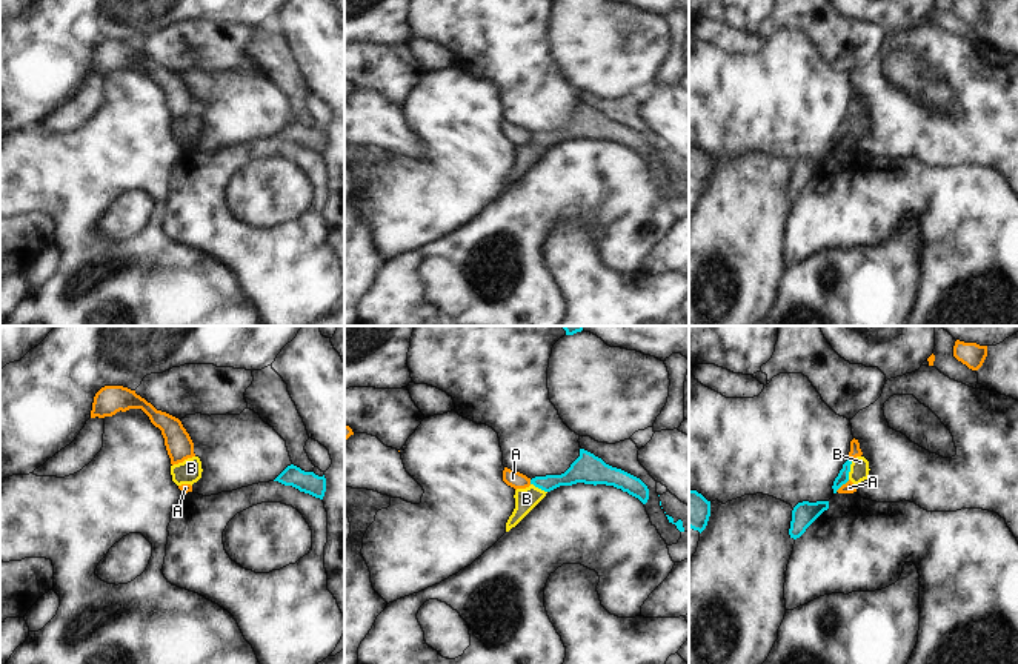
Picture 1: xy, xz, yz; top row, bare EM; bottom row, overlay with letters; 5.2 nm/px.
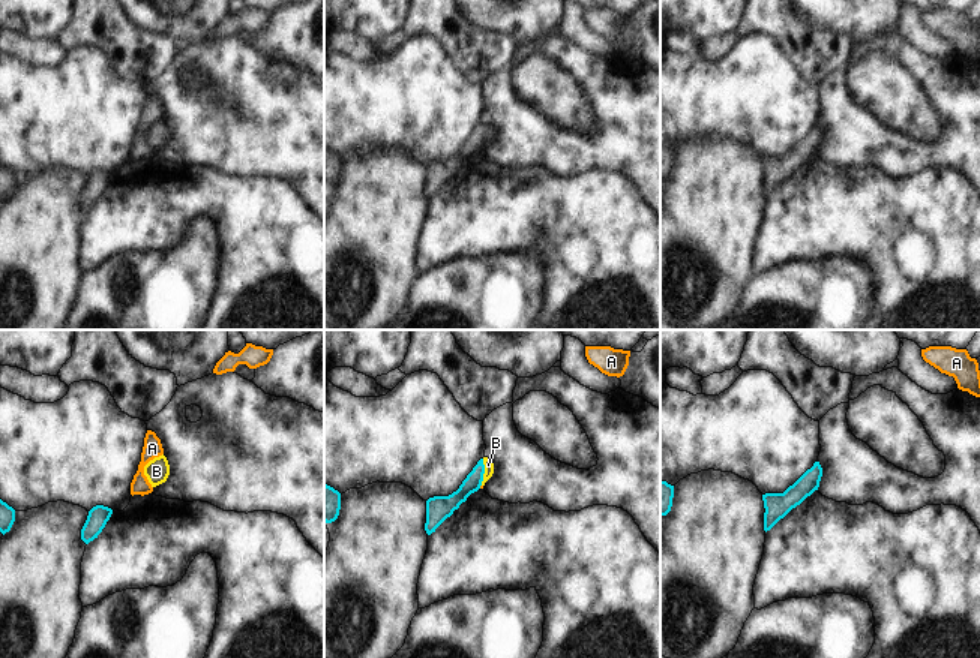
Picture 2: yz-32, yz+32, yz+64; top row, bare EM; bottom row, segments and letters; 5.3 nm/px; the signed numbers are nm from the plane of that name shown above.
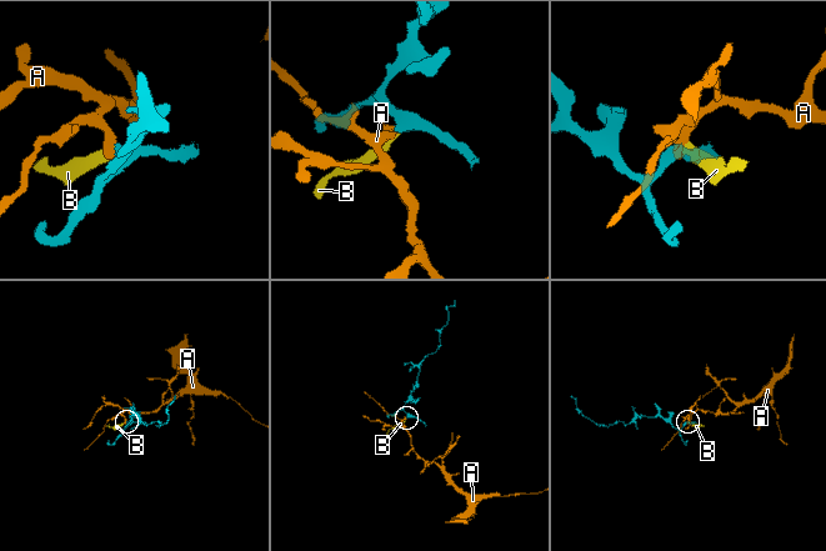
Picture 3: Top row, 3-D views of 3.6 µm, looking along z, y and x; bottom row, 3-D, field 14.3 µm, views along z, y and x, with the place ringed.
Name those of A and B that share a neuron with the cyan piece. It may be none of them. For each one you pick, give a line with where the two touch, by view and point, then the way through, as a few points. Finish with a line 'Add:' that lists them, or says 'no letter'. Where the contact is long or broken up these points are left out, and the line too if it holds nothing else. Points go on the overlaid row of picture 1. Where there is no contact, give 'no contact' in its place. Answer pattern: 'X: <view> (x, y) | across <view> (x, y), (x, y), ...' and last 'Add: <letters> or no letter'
B: yz (849, 469) | across yz (843, 477), (849, 469), (860, 469)
Add: B

